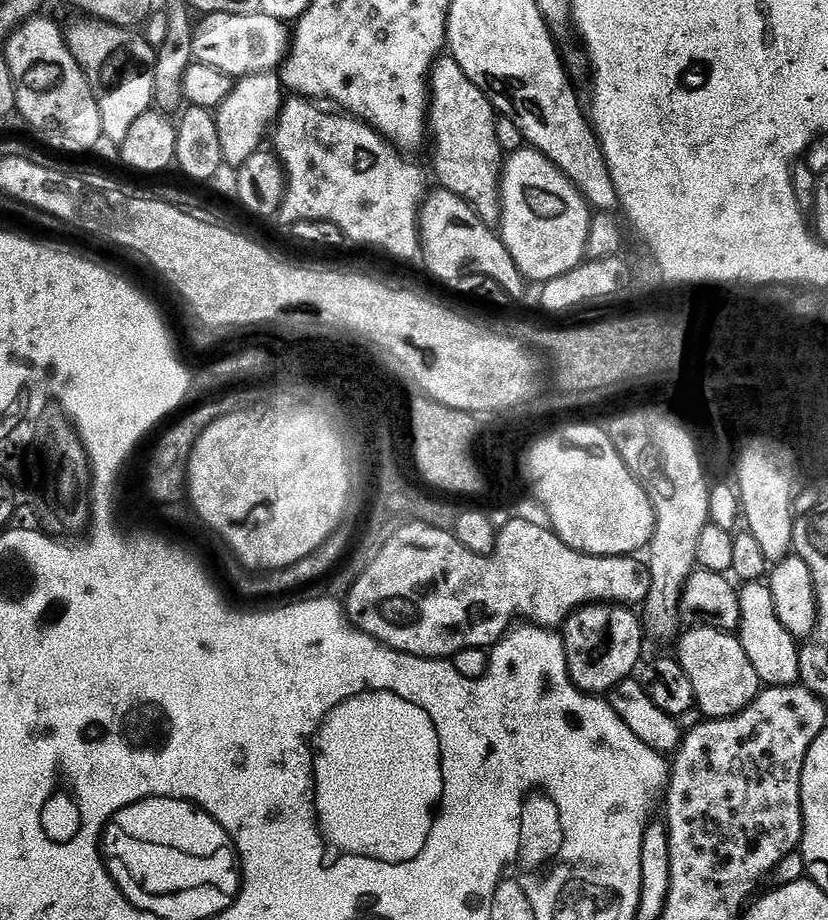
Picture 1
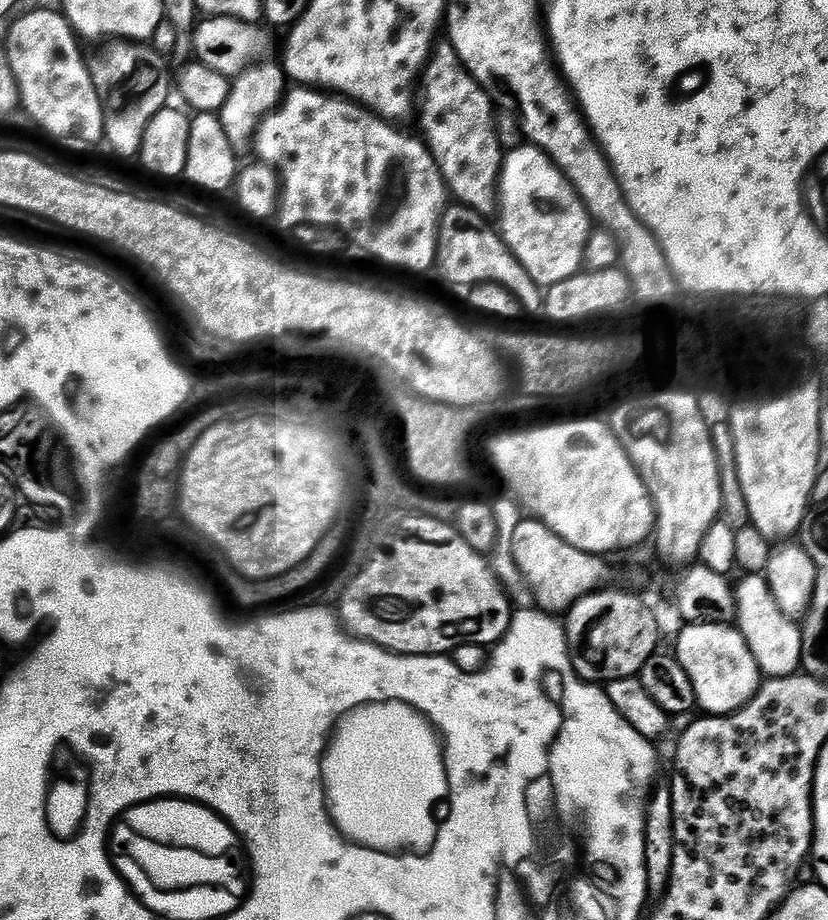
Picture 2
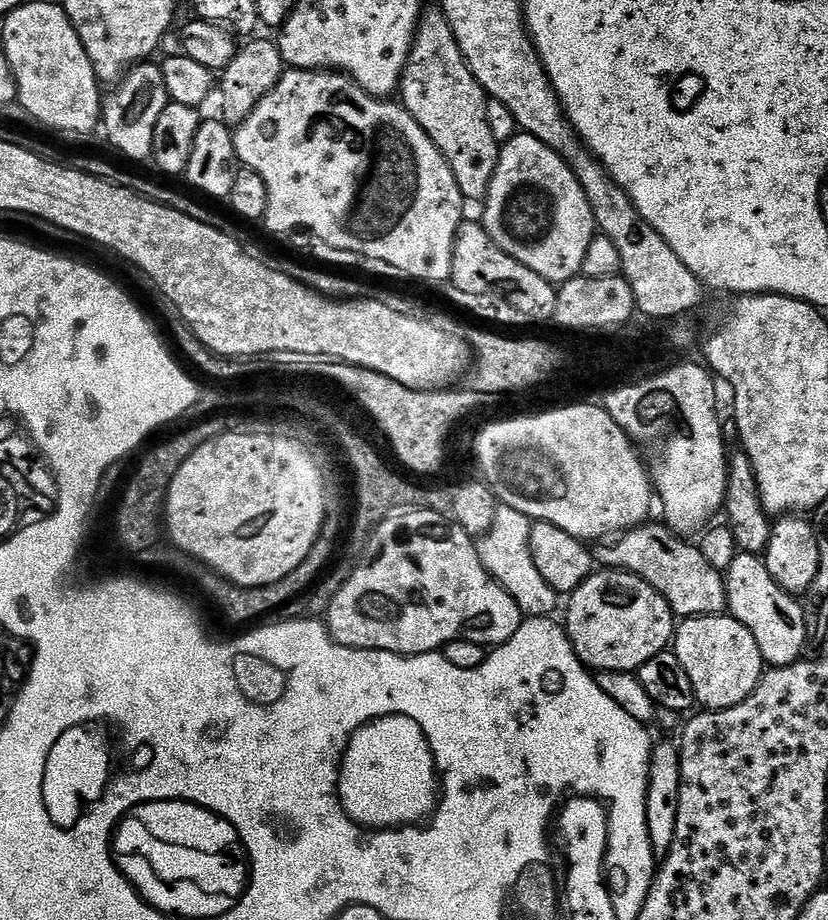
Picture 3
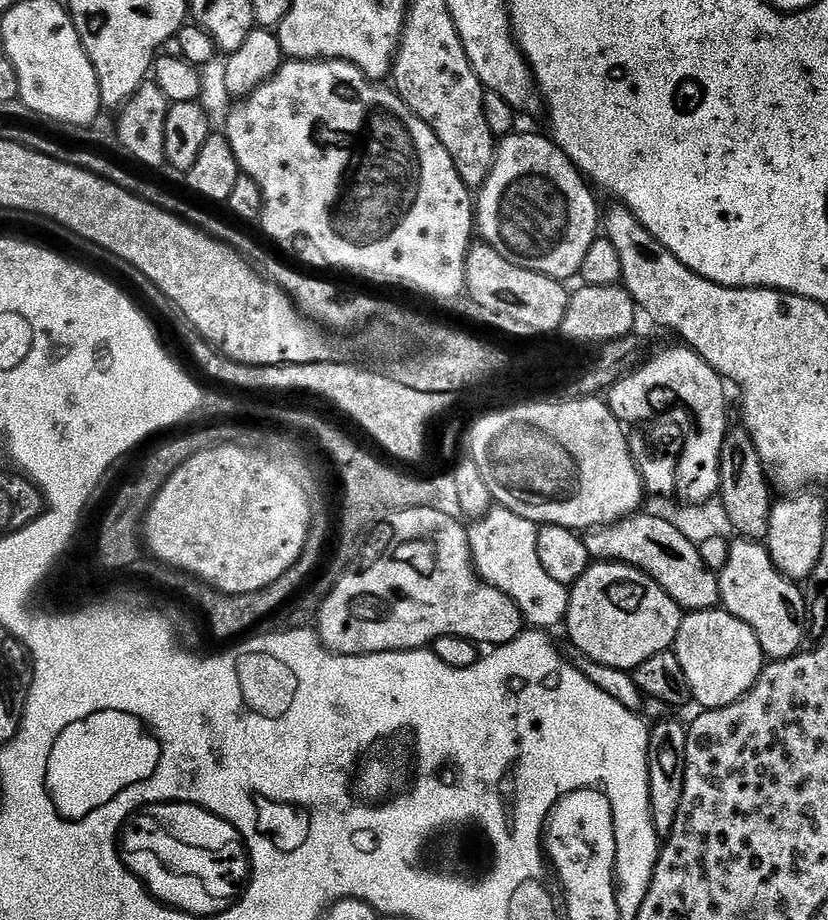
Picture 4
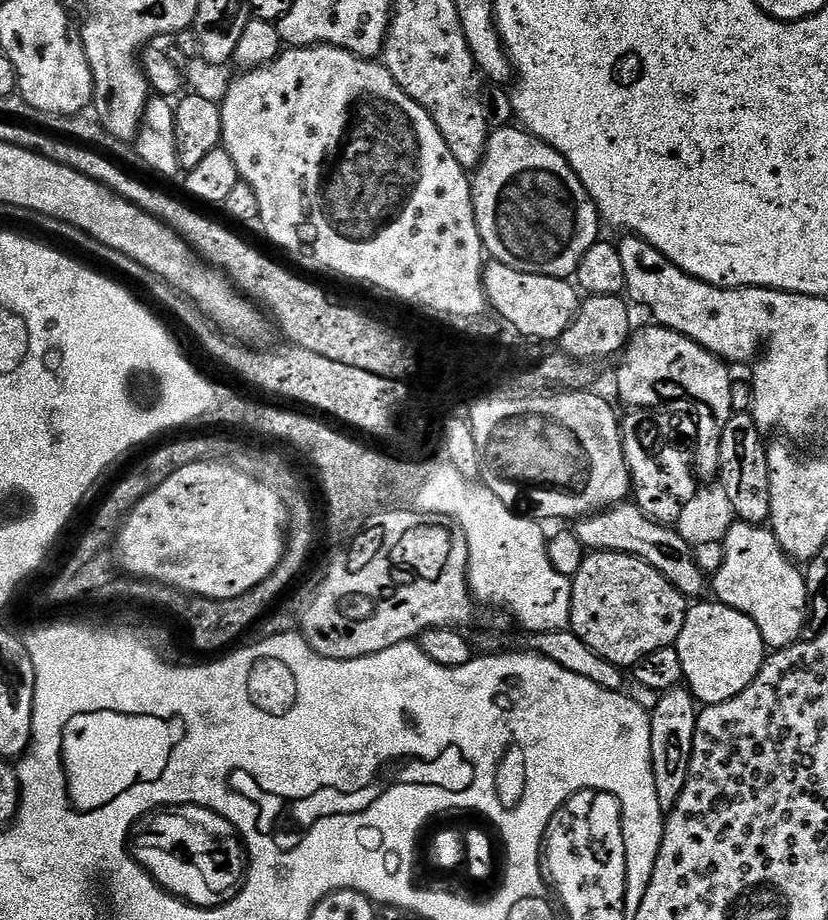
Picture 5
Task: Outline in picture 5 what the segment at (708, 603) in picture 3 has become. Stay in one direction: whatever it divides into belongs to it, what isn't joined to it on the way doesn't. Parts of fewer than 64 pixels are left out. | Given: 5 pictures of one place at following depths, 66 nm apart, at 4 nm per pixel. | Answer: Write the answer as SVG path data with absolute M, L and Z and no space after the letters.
M635 502L615 504L602 512L579 517L574 531L578 542L588 552L621 552L642 558L642 562L654 566L654 570L658 570L658 574L670 581L683 596L696 598L706 588L706 575L696 562L693 546L680 537L675 527L665 526L645 516Z

